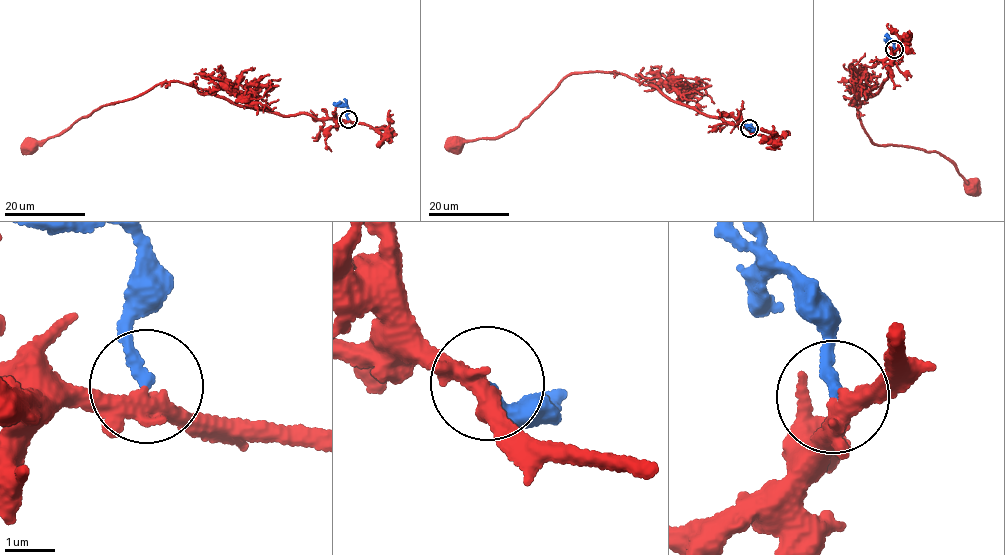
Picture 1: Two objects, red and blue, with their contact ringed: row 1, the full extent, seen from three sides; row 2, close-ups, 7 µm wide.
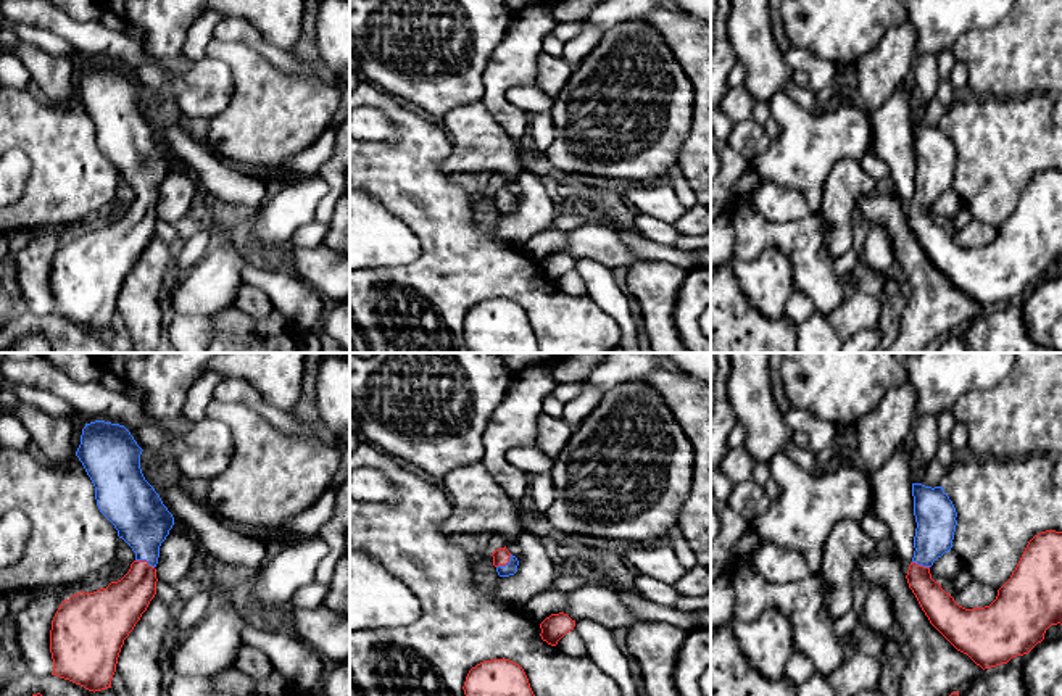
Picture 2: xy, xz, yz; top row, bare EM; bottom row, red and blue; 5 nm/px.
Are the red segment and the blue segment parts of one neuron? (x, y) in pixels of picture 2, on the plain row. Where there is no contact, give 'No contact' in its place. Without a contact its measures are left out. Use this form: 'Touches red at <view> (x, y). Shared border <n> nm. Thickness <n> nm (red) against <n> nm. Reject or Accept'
Touches red at xy (145, 200). Shared border 100 nm. Thickness 220 nm (red) against 280 nm. Accept

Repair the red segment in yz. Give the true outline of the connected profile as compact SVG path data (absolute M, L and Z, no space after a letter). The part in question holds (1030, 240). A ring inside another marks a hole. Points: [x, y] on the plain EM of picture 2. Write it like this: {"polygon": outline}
{"polygon": "M912 122L914 197L907 209L907 222L930 263L960 292L983 309L1007 303L1012 296L1028 293L1044 279L1051 264L1062 264L1062 171L1046 169L1035 174L1010 218L998 229L996 238L985 246L965 248L931 218L930 206L951 190L957 164L957 151L943 126Z"}

